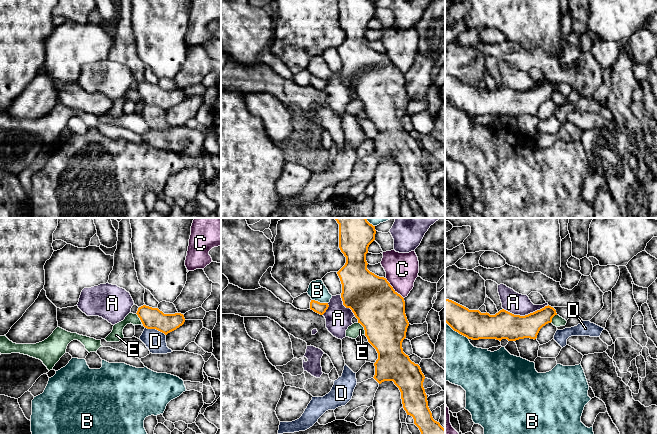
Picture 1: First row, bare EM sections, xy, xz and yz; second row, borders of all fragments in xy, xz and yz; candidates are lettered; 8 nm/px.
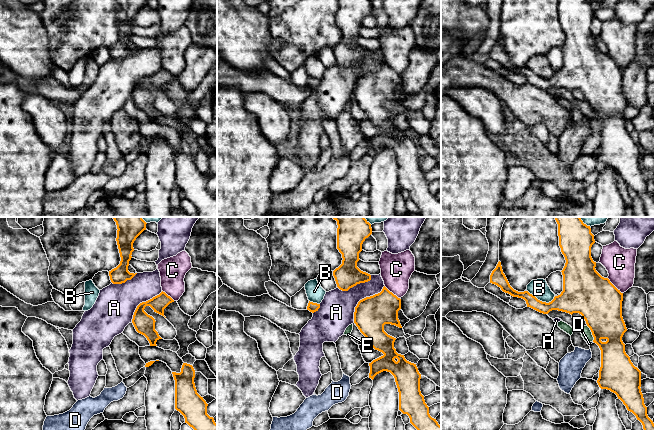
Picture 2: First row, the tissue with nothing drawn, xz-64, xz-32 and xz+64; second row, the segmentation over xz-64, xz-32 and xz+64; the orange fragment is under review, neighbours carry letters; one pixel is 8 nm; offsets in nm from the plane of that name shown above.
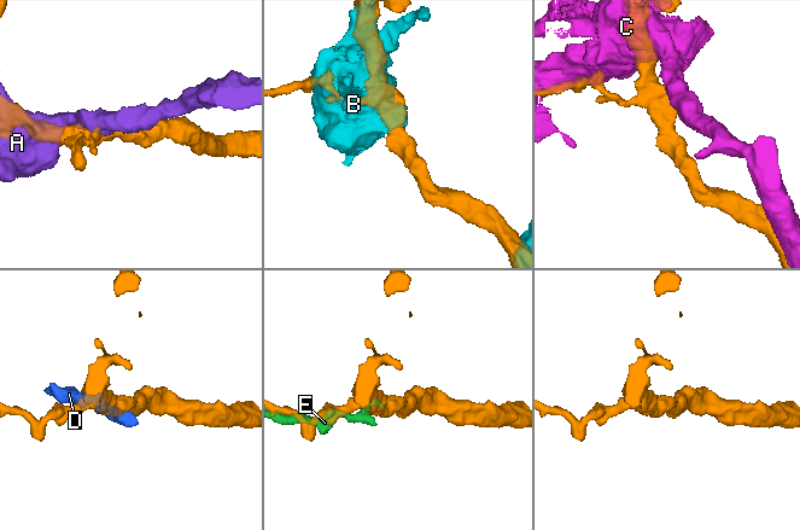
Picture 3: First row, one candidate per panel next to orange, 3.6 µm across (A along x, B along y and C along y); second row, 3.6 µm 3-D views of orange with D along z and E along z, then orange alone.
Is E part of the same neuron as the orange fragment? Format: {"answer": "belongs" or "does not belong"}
{"answer": "does not belong"}

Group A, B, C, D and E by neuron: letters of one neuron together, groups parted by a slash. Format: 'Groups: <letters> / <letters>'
Groups: A / B / C / D / E

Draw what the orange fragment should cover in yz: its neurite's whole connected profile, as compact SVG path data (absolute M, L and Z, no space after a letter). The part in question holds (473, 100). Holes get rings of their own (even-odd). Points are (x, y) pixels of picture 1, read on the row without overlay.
M445 75L445 98L454 107L472 116L535 116L540 105L551 99L555 91L556 86L549 81L525 92L514 91L504 85L490 91Z

